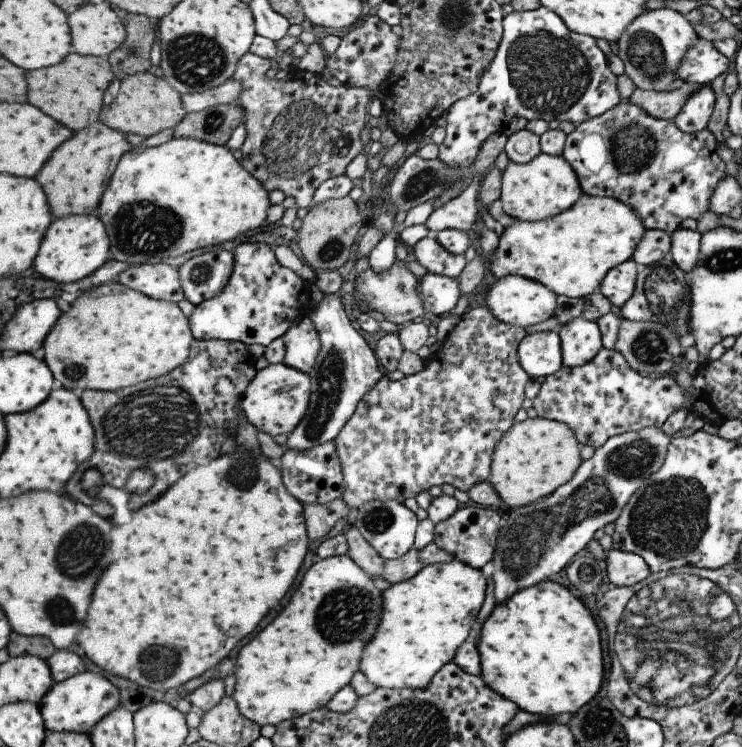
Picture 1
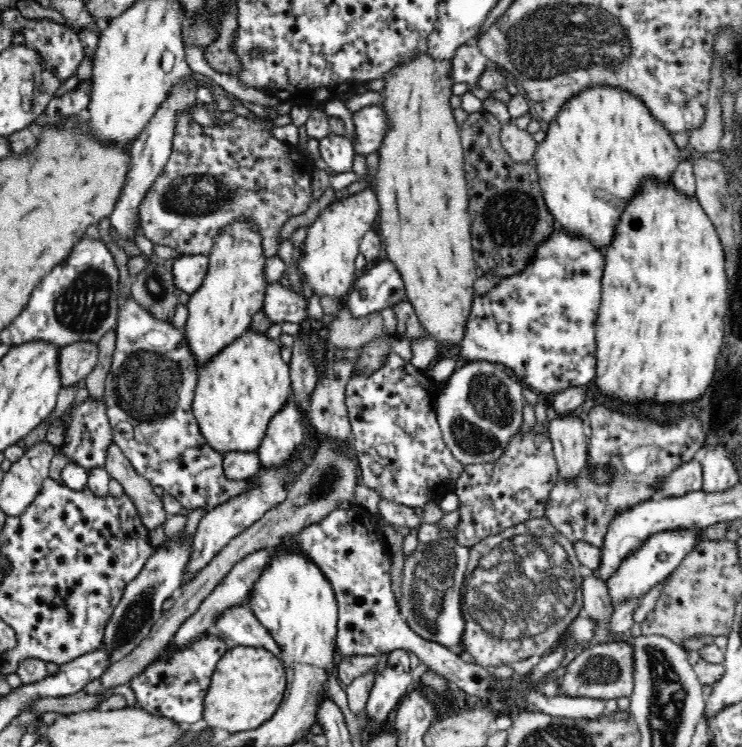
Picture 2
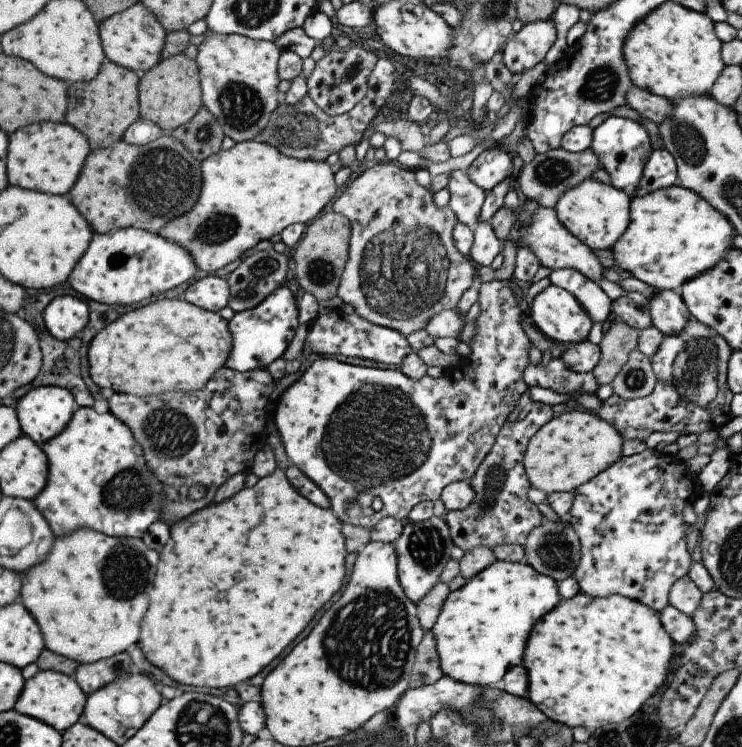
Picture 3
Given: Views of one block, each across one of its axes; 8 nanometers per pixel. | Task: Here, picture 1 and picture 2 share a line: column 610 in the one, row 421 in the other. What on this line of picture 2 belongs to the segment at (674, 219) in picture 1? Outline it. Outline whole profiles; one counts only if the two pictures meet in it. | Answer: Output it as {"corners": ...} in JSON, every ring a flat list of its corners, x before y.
{"corners":[[120,294,117,326,115,327,115,330,115,350,114,356,112,356,112,366,110,366,110,370,108,370,108,374,106,374,106,380,104,380,105,392,103,395,103,402,105,403,108,423,110,423,110,427,112,427,112,440,122,449,122,452,130,461,132,467,134,467,134,470,150,482,153,487,162,486,164,492,177,498,181,502,181,505,189,510,200,507,207,512,216,508,216,506,222,504,222,502,230,500,230,498,234,498,234,496,238,496,238,494,242,494,242,492,246,490,246,481,232,480,225,475,223,467,224,452,218,452,215,448,212,448,207,444,206,439,201,433,196,417,194,416,192,404,197,385,198,366,193,354,191,354,189,344,187,344,188,339,186,339,186,328,177,328,170,320,158,319,157,316,154,316,151,312,142,308,142,306,136,302,132,296,124,298]]}

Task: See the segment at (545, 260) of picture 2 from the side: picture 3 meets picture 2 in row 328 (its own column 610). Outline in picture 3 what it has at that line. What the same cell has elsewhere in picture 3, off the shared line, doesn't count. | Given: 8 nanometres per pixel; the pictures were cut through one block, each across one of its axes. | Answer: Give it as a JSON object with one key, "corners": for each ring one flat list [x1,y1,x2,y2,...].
{"corners":[[649,444,640,454,633,454,632,456,621,456,619,460,613,462,606,470,597,474,583,485,577,486,573,492,573,502,569,510,569,525,571,530,575,532,577,540,579,540,579,562,571,574,571,578,575,580,578,585,578,593,585,594,590,598,594,597,609,597,612,595,620,595,630,600,639,602,647,608,651,608,654,612,661,612,665,606,668,605,667,594,669,588,675,580,686,576,691,564,691,552,687,548,687,538,685,538,685,528,687,525,683,520,682,510,687,506,691,506,693,502,702,493,702,487,698,480,698,474,687,470,685,462,677,460,674,455,669,456,667,453,661,452,660,447]]}

